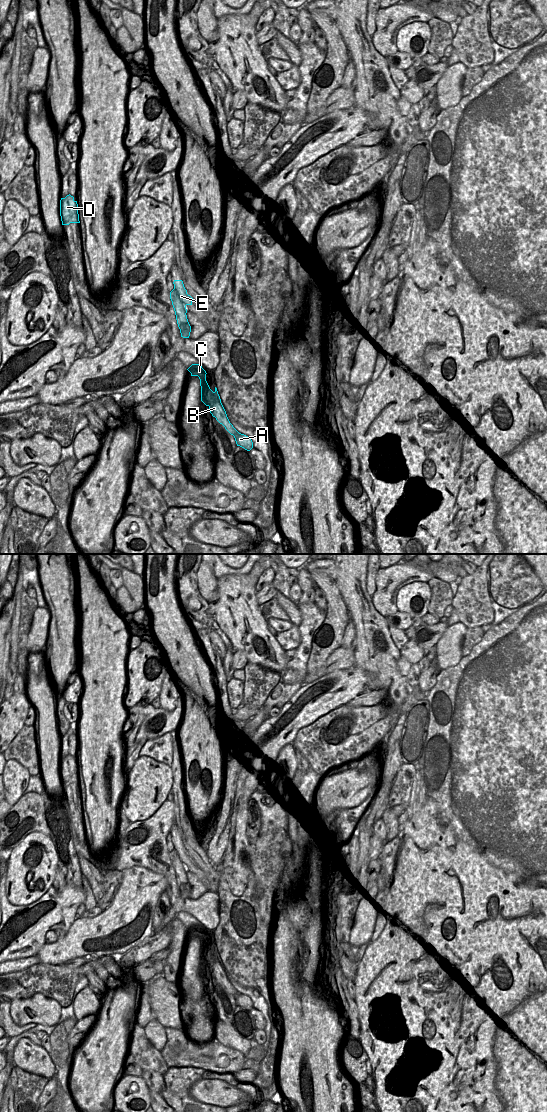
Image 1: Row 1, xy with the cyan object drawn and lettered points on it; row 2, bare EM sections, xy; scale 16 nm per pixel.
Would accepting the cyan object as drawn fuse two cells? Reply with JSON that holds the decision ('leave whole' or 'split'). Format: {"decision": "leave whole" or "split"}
{"decision": "split"}

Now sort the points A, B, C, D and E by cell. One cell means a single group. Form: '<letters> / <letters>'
A / B C D E

